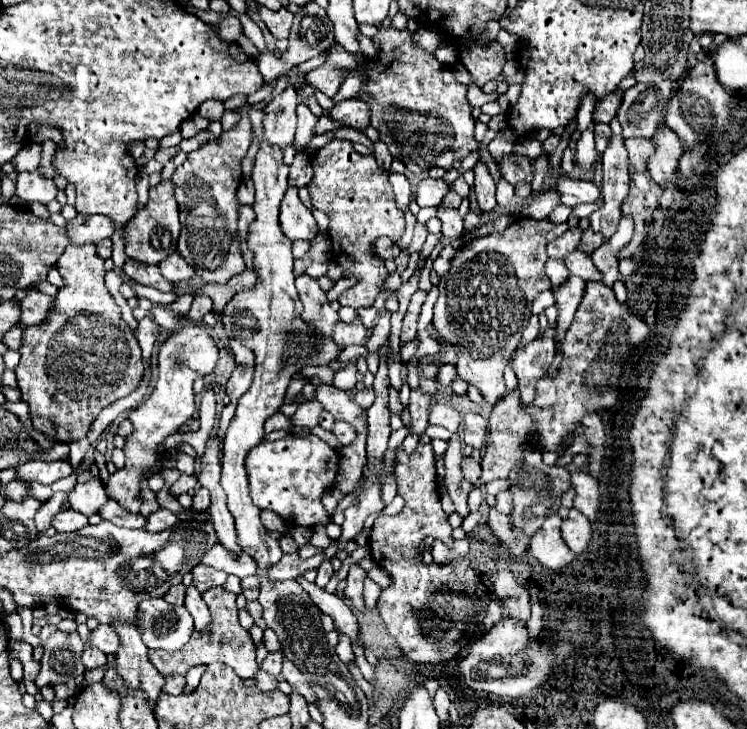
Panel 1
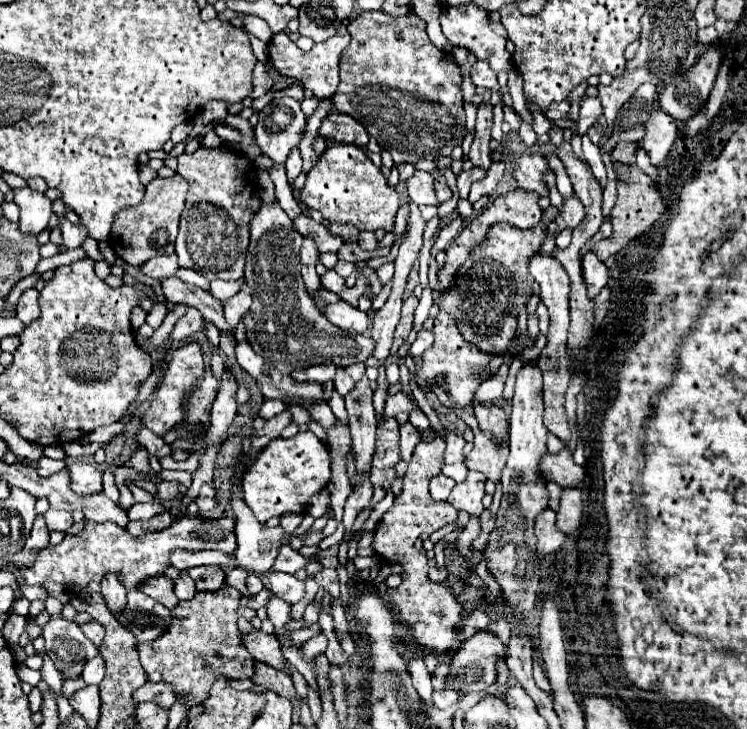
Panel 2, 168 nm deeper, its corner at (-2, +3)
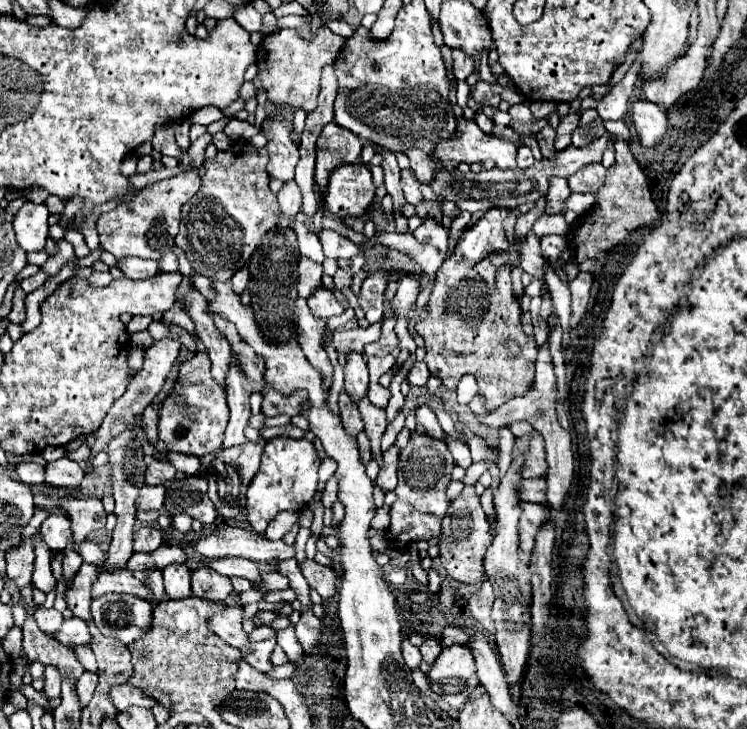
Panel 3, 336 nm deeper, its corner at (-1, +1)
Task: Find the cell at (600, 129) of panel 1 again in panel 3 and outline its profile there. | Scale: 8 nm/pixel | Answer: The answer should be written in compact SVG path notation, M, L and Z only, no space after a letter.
M586 110L582 116L580 116L580 124L578 128L574 130L572 134L572 144L576 148L584 148L586 144L598 140L602 134L604 134L604 126L602 126L602 118L598 116L596 110Z

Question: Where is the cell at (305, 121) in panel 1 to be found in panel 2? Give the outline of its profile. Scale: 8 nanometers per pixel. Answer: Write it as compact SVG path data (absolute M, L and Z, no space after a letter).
M299 148L291 150L291 154L289 154L289 158L287 158L287 176L289 176L289 182L301 172L301 164L303 164L303 160L301 160Z

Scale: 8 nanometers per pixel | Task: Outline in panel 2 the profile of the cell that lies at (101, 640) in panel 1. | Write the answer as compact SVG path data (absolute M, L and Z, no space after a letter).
M89 622L89 624L83 624L83 632L85 632L85 636L99 648L99 644L103 642L103 636L105 636L105 628L103 628L103 624L99 624L99 622Z

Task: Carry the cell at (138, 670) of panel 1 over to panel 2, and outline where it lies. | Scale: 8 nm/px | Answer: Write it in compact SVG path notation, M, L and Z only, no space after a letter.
M107 574L107 576L105 576L101 594L103 594L103 598L105 598L107 608L109 608L111 614L115 614L115 616L123 614L123 608L127 606L127 592L125 592L125 588L121 586L121 582L117 580L115 574Z

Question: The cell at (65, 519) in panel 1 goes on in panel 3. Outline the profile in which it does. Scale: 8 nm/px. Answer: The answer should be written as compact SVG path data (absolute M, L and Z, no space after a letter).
M50 514L42 526L40 526L42 538L48 544L50 550L66 550L70 538L72 538L72 528L70 520L64 514Z

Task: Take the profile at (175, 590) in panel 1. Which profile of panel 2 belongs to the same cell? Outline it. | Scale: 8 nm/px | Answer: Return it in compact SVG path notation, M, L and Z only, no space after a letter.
M167 576L149 578L149 580L141 586L141 590L143 590L147 596L151 596L151 598L163 602L167 608L173 608L175 604L179 604L177 596L173 594L173 580L167 578Z

